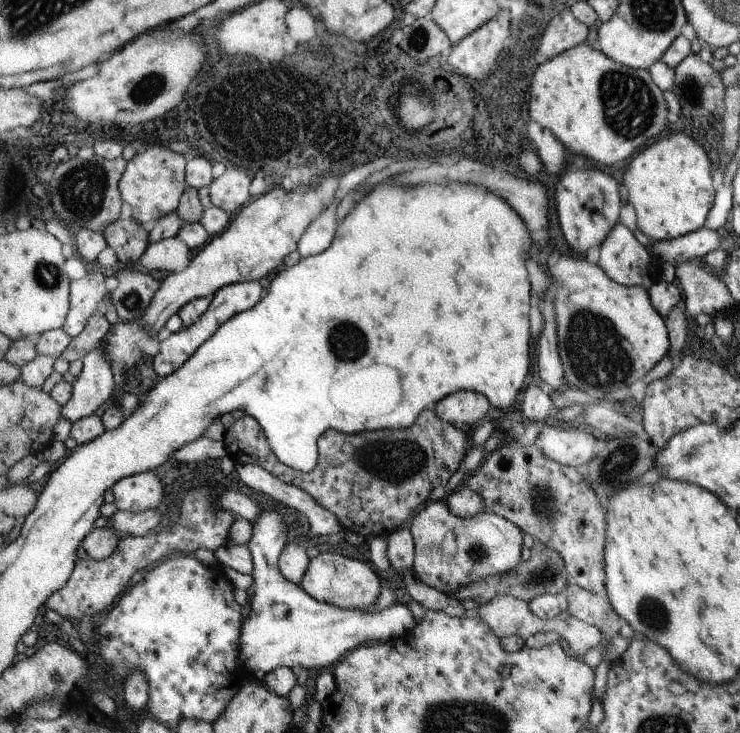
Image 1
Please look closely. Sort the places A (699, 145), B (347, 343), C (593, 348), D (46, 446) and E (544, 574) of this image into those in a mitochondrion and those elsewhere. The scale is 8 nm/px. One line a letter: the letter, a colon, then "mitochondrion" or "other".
A: other
B: mitochondrion
C: mitochondrion
D: other
E: mitochondrion

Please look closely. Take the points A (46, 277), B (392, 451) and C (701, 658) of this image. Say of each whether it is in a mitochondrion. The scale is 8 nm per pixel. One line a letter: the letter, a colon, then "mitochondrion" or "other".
A: mitochondrion
B: mitochondrion
C: other

